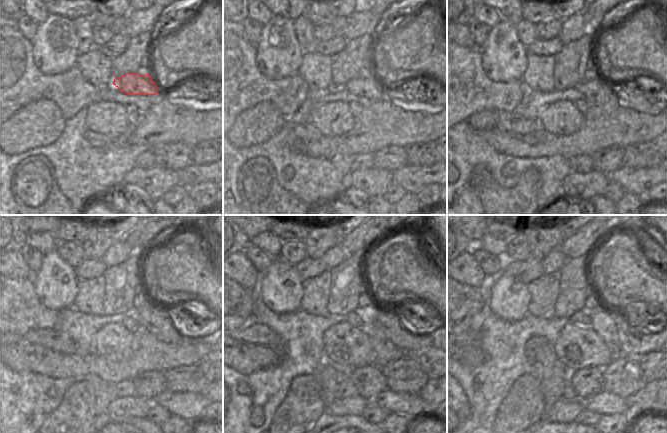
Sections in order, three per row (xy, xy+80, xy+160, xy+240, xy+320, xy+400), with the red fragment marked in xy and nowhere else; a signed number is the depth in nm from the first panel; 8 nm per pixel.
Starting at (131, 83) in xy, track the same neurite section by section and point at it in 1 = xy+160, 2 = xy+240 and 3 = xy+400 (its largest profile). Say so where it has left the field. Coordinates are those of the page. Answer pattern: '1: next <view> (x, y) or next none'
1: next xy+160 (597, 92)
2: next xy+240 (161, 323)
3: next xy+400 (637, 343)

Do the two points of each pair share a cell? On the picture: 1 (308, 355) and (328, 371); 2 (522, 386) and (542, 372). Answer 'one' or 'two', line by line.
1: two
2: two

